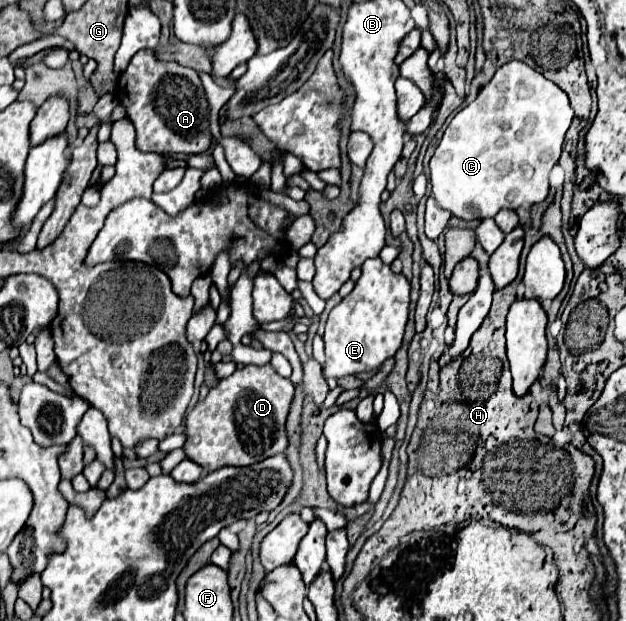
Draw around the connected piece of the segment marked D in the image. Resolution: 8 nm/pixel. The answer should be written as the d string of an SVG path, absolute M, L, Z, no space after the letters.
M246 365L222 379L208 397L188 413L186 417L186 457L210 471L224 465L246 467L288 447L286 439L286 415L294 395L290 379L278 375L270 365Z

